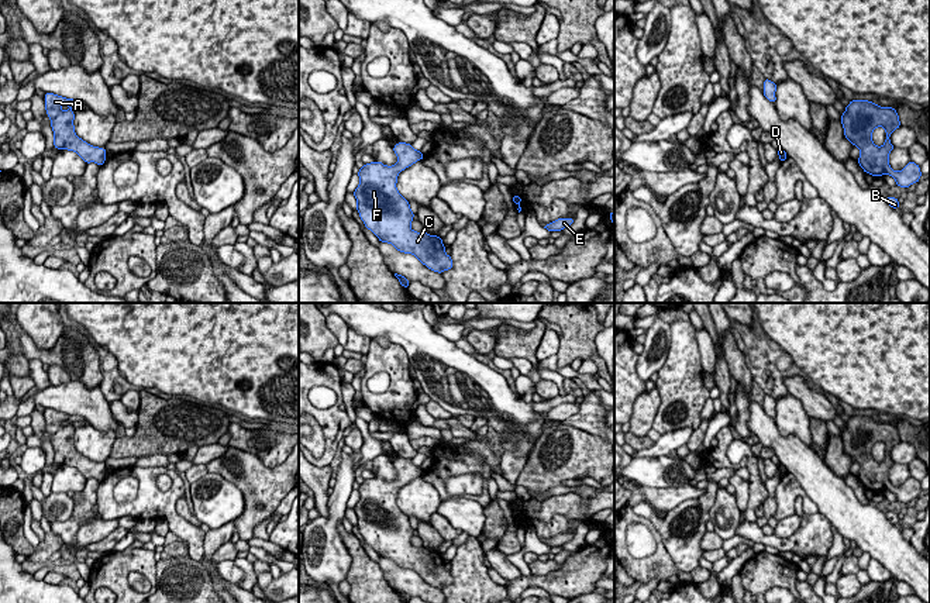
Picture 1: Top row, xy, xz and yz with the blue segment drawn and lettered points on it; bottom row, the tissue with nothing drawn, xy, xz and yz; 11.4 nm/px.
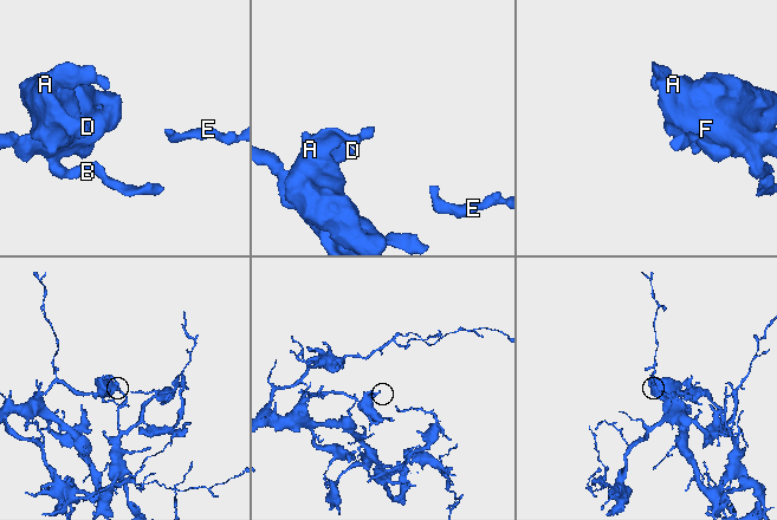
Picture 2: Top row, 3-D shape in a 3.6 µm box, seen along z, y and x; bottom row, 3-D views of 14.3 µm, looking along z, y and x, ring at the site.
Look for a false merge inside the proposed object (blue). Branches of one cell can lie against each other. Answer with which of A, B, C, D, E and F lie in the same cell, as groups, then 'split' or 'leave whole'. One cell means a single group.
A B C D E F | leave whole

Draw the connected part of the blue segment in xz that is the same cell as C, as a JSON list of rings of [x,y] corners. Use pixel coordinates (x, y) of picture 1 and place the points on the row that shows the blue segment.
[[[397,142],[393,151],[397,156],[395,165],[388,166],[375,161],[365,163],[356,173],[359,185],[354,196],[359,217],[380,242],[411,254],[428,269],[442,273],[454,265],[451,256],[445,254],[442,240],[438,235],[411,230],[414,213],[396,187],[397,175],[421,161],[424,155],[406,142]]]

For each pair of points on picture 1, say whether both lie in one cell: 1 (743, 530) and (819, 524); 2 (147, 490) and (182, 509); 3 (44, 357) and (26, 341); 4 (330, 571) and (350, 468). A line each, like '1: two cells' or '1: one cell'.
1: one cell
2: two cells
3: one cell
4: one cell

